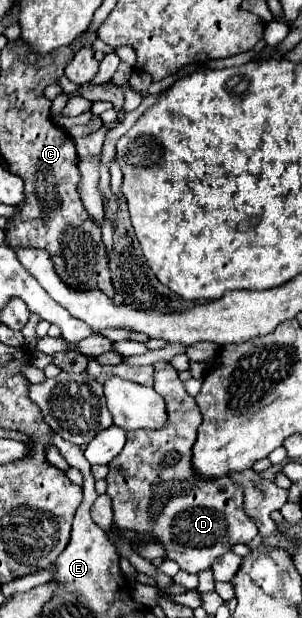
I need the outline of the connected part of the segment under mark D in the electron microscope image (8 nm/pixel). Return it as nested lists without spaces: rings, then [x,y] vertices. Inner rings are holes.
[[[154,363],[154,389],[166,401],[166,427],[158,431],[130,431],[122,453],[108,465],[110,473],[106,483],[114,509],[114,525],[122,531],[152,535],[156,543],[162,543],[166,551],[164,559],[176,561],[186,573],[198,573],[210,569],[232,545],[250,543],[258,535],[258,529],[242,509],[244,499],[238,485],[230,479],[204,479],[194,471],[192,447],[202,415],[194,397],[184,391],[178,371],[170,363]],[[172,499],[174,505],[170,505],[170,511],[174,511],[174,521],[170,517],[162,521],[162,511]]]

